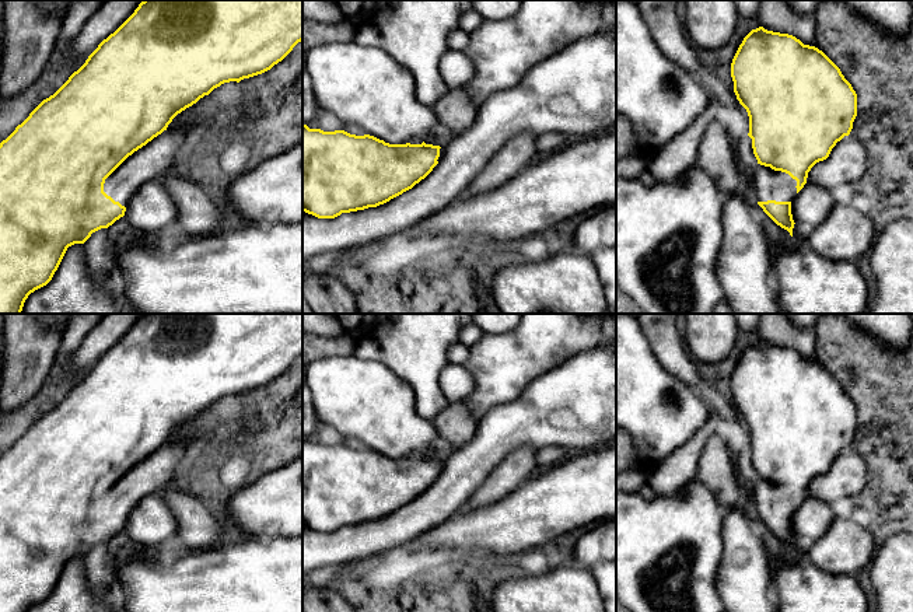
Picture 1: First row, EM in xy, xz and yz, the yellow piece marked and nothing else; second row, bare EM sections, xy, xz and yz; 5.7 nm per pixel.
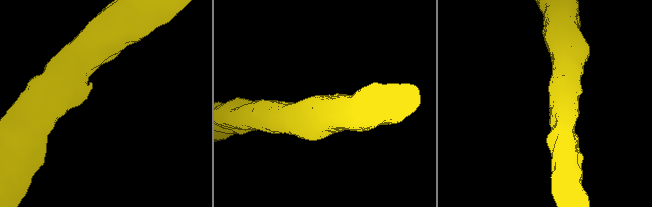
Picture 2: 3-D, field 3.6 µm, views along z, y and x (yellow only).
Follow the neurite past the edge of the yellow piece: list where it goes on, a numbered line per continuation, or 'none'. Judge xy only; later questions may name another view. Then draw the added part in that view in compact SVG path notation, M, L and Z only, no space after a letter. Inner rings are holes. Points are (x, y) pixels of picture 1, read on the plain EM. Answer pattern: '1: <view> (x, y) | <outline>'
1: xy (153, 474) | M195 438L167 443L129 469L106 493L104 506L122 520L127 520L136 504L151 493L158 493L175 480L175 473Z

